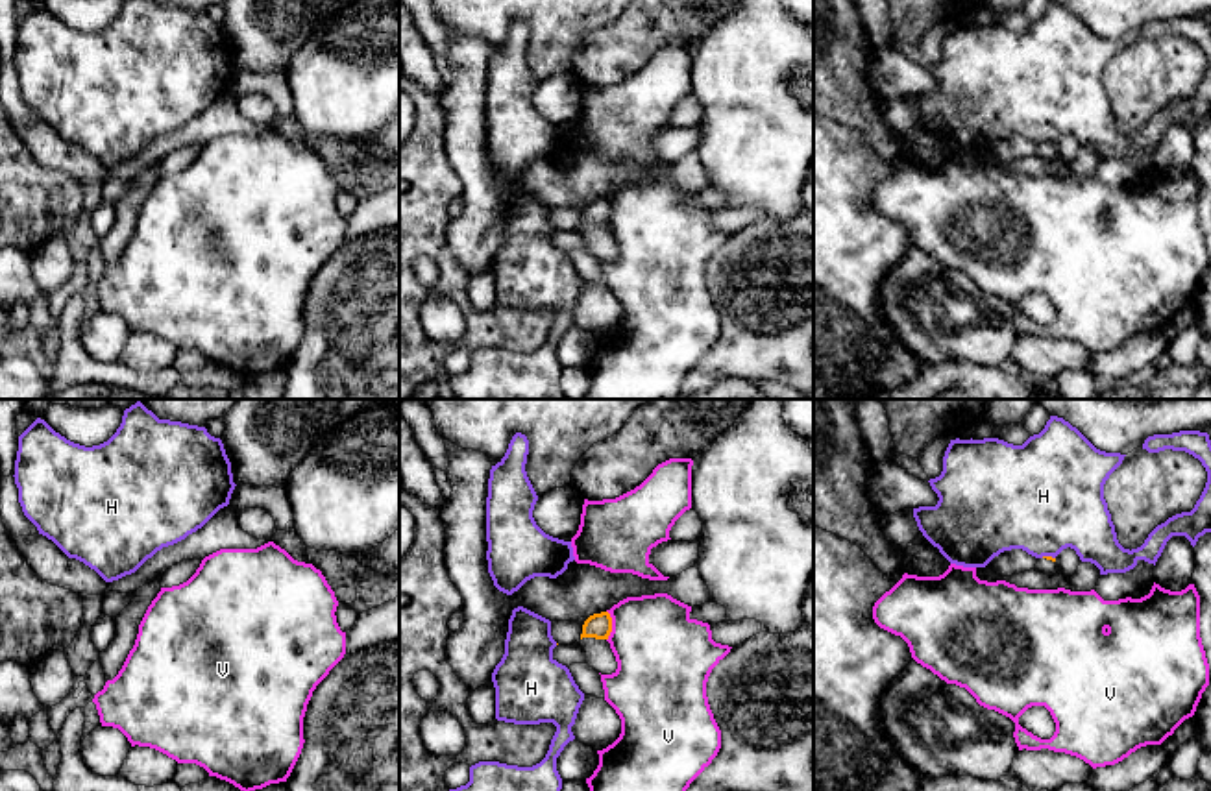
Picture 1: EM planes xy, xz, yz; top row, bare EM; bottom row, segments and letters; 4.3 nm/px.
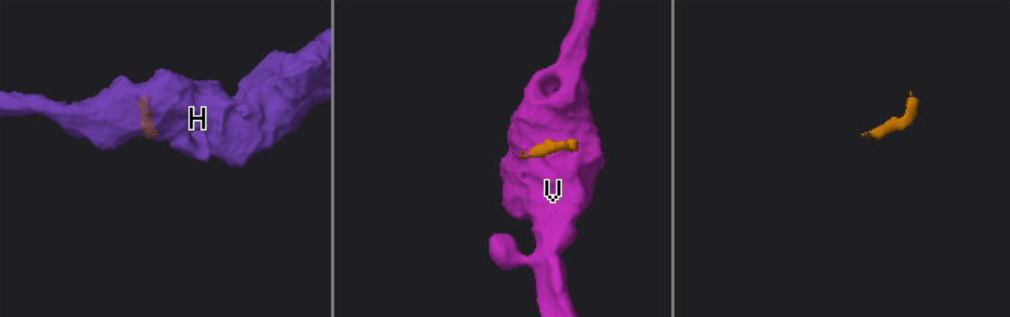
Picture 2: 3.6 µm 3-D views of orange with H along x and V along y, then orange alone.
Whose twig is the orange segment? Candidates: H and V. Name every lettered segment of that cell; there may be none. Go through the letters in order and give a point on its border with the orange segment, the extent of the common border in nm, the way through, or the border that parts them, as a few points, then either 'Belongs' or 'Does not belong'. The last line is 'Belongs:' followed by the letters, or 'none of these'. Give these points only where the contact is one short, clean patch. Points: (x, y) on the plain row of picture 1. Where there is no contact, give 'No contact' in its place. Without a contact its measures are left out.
H: Touches orange at yz (1049, 143). Shared border 60 nm. Boundary: yz (1041, 143), (1054, 145). Does not belong
V: Touches orange at xz (611, 211). Shared border 140 nm. Boundary: xz (607, 196), (611, 204), (607, 226). Does not belong
Belongs: none of these

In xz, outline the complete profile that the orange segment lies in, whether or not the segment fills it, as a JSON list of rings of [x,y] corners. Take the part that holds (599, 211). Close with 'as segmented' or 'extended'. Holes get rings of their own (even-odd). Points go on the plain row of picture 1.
[[[608,198],[590,201],[582,211],[577,207],[551,207],[551,222],[558,231],[573,231],[582,224],[608,225],[612,203]]] | extended

